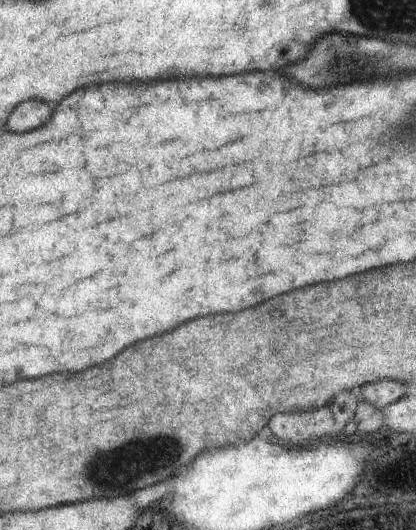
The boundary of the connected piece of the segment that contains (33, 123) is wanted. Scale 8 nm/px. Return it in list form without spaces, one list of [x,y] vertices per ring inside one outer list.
[[[28,100],[16,106],[16,110],[10,114],[6,126],[14,132],[28,132],[34,128],[40,128],[52,118],[52,106],[40,100]]]

